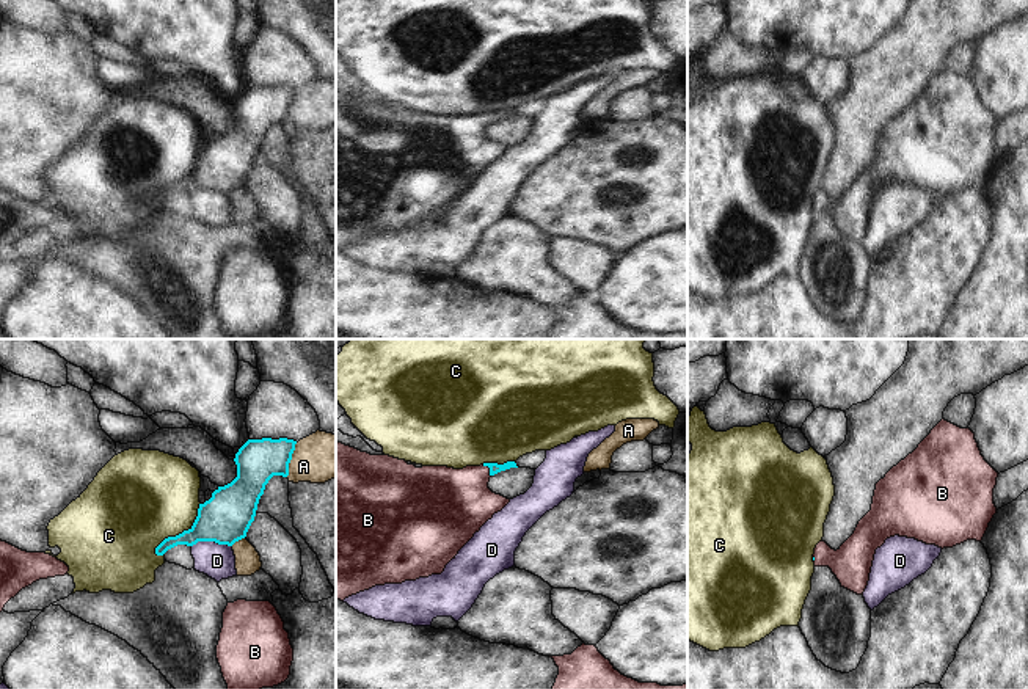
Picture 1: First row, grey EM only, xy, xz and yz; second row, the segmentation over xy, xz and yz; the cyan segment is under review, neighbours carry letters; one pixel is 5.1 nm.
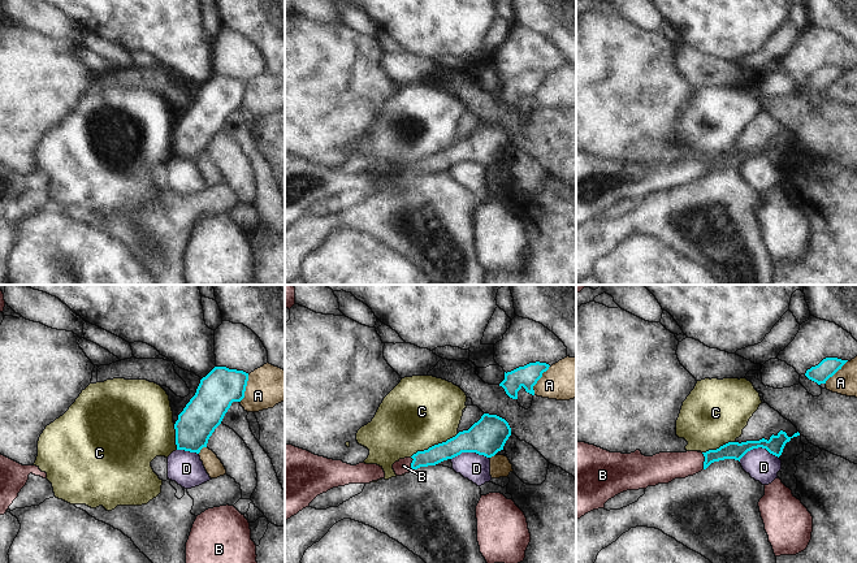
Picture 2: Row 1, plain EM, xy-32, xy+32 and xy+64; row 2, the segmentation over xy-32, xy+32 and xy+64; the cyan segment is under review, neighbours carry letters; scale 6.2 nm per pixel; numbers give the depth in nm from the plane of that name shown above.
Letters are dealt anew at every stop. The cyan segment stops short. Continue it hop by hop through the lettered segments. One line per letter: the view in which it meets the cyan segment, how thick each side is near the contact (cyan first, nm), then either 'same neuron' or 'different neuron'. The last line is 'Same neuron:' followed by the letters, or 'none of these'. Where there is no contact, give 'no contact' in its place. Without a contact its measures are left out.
A: meets cyan in xy; 220 nm thick on the cyan side, 260 nm on the other; different neuron
B: meets cyan in xz; 60 nm thick on the cyan side, 360 nm on the other; same neuron
C: meets cyan in xy; 260 nm thick on the cyan side, 460 nm on the other; different neuron
D: meets cyan in xy; 260 nm thick on the cyan side, 180 nm on the other; different neuron
Same neuron: B

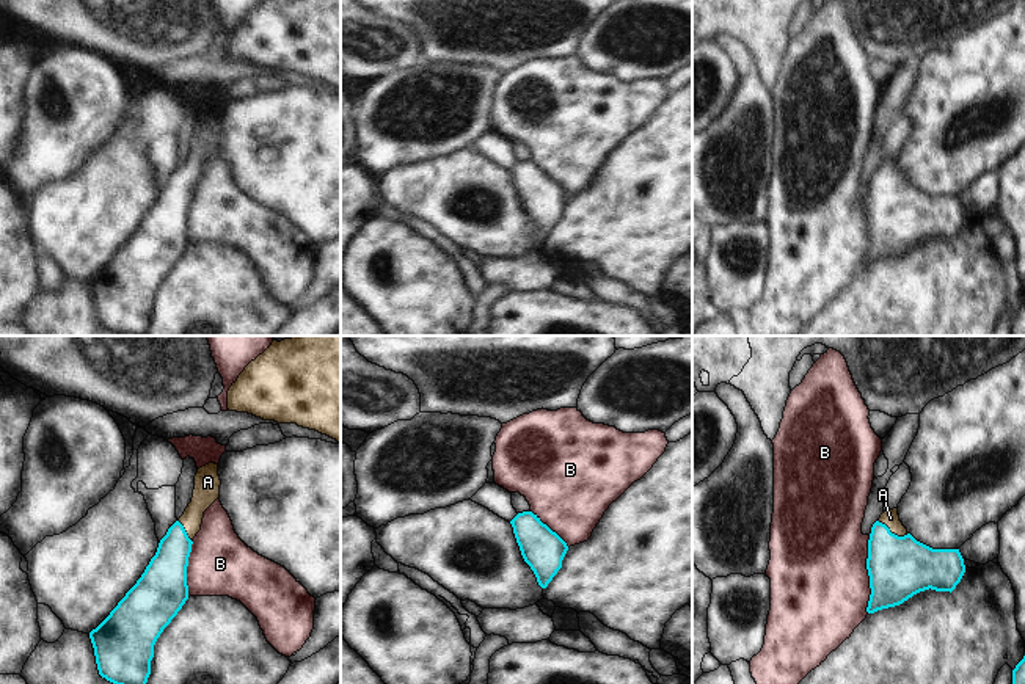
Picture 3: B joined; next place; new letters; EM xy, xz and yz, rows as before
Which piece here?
A: meets cyan in yz; 320 nm thick on the cyan side, 90 nm on the other; same neuron
B: meets cyan in yz; 320 nm thick on the cyan side, 500 nm on the other; different neuron
Same neuron: A

